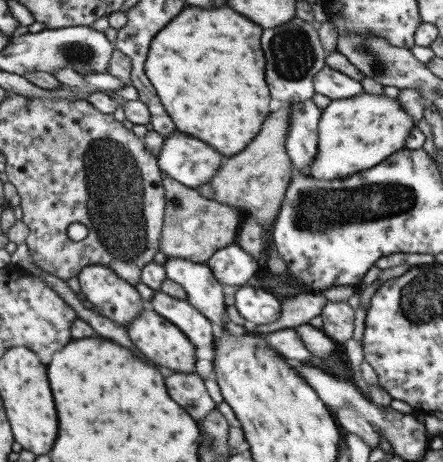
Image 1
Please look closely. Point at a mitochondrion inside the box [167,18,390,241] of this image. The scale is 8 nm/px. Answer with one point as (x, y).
(291, 51)

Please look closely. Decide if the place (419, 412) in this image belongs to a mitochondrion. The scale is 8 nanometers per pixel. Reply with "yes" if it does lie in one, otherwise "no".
no

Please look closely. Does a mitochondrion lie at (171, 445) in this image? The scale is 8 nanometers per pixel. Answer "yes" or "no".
no

